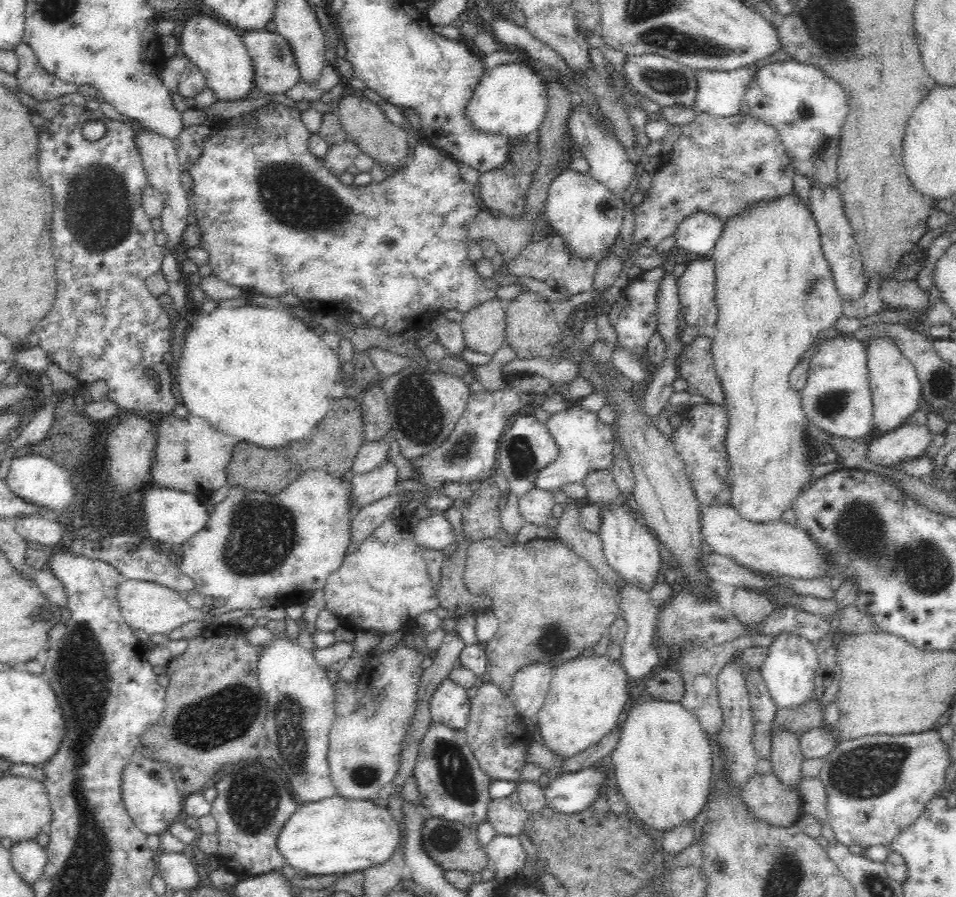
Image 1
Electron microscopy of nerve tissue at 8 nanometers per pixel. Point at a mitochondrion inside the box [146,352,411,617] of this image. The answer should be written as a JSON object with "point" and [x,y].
{"point":[260,538]}

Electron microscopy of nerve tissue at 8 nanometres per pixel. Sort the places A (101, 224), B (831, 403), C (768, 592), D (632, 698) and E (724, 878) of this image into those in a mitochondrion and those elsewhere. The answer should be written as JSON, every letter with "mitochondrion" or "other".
{"A":"mitochondrion","B":"mitochondrion","C":"other","D":"other","E":"other"}

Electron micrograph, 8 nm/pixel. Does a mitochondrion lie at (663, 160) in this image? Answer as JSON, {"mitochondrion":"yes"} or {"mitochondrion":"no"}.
{"mitochondrion":"no"}

